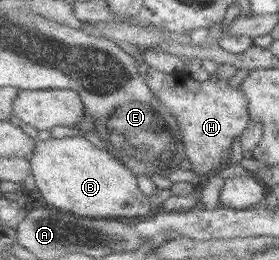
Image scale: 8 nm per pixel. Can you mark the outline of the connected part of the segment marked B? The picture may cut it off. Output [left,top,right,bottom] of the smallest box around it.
[30,136,154,219]

